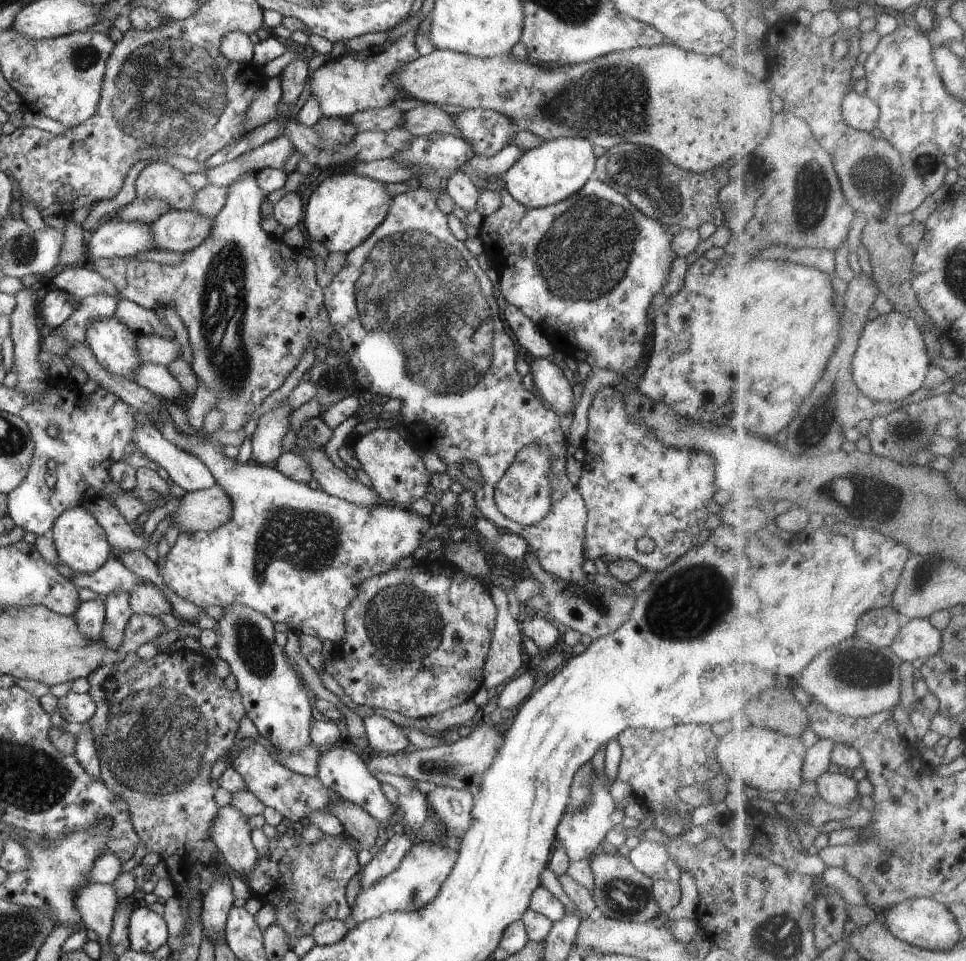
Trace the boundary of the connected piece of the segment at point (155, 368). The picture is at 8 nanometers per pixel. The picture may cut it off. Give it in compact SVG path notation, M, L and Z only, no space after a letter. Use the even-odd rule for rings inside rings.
M144 363L142 366L134 368L134 374L136 374L134 376L135 383L147 388L156 396L160 395L172 404L183 393L180 383L164 365Z

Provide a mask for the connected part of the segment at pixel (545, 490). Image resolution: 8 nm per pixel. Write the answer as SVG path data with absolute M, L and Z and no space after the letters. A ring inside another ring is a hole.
M532 442L526 448L522 448L516 454L516 460L511 464L510 468L501 476L500 482L494 488L494 502L498 510L516 522L516 524L524 526L534 526L540 520L544 520L550 513L550 496L553 489L550 488L550 452L546 446Z

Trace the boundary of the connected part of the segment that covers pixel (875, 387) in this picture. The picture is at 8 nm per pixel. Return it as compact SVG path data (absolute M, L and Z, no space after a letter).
M895 310L868 322L854 360L854 378L866 396L876 402L890 403L918 392L926 384L932 364L919 321Z

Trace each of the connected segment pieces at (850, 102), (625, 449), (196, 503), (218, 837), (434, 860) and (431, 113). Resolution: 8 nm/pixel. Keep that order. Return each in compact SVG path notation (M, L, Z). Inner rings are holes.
M853 90L844 102L844 114L851 127L872 133L879 128L882 109L868 94L858 94Z
M606 386L606 388L602 388L602 390L598 390L598 392L594 394L594 400L592 400L592 404L590 404L590 408L588 408L588 422L589 422L588 430L587 430L585 444L584 444L585 459L584 459L583 471L581 473L581 477L577 485L578 490L580 491L580 494L584 499L584 504L586 505L587 516L588 516L588 520L586 521L586 528L585 528L586 536L585 536L585 541L583 542L584 557L590 560L596 560L596 558L600 558L605 563L614 562L614 560L632 560L636 562L636 564L639 564L641 567L644 567L646 571L648 570L652 572L654 571L660 572L661 570L668 568L668 566L670 566L671 564L674 564L675 560L678 560L678 558L682 558L682 556L684 556L684 554L686 554L686 552L688 552L690 548L694 548L694 545L697 543L700 531L704 529L706 526L708 526L709 524L712 524L714 522L714 516L711 516L708 510L706 510L706 504L708 504L708 502L710 502L712 498L718 499L717 500L717 504L718 504L718 501L721 499L721 497L719 496L719 493L718 493L718 490L719 490L718 483L715 480L716 466L714 466L714 462L712 462L712 456L708 456L708 454L704 454L704 452L696 452L696 450L682 450L682 448L674 448L674 446L664 446L664 444L662 444L662 442L660 442L660 440L658 440L658 438L656 438L656 436L654 436L654 434L652 434L652 432L650 432L650 430L648 430L648 428L646 428L646 426L644 426L642 422L636 422L636 420L632 420L632 418L628 416L628 410L626 410L626 404L624 404L623 389L620 389L620 388L617 389L610 386ZM644 536L648 536L648 538L652 538L652 540L654 540L654 550L652 550L652 552L650 553L642 553L640 552L640 550L638 550L638 548L636 548L636 542L638 542L639 538L644 538Z
M217 484L209 489L186 492L175 499L178 505L170 513L172 526L183 532L212 531L230 520L232 504L228 494Z
M231 805L220 807L210 828L210 836L224 856L225 864L240 874L250 874L260 856L250 838L252 830L248 816Z
M427 841L414 842L408 854L404 856L404 860L396 865L394 872L390 872L390 876L359 892L351 911L354 923L378 918L394 911L406 912L426 906L438 896L442 883L452 872L457 858L458 852L442 844Z
M430 104L418 106L414 110L406 111L402 129L408 130L415 137L436 133L463 138L460 130L456 128L452 116L444 110Z

